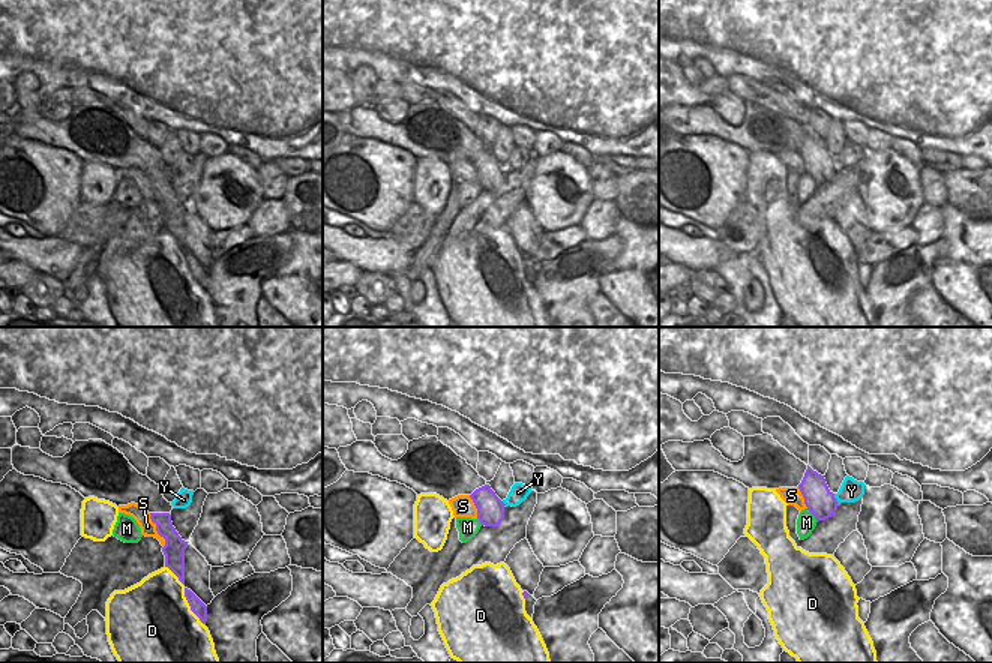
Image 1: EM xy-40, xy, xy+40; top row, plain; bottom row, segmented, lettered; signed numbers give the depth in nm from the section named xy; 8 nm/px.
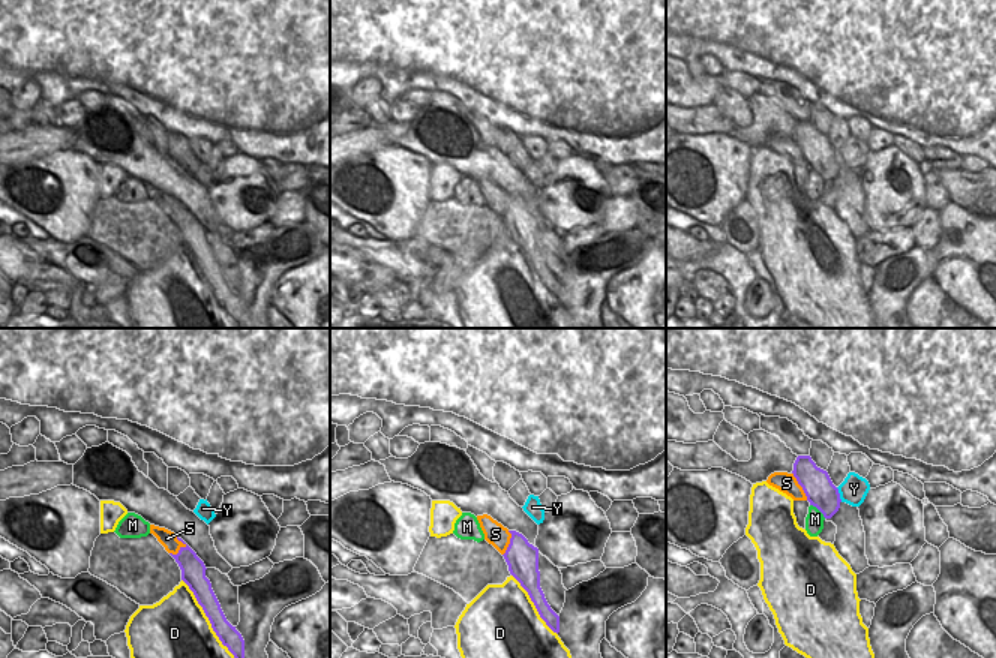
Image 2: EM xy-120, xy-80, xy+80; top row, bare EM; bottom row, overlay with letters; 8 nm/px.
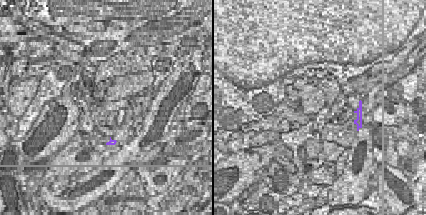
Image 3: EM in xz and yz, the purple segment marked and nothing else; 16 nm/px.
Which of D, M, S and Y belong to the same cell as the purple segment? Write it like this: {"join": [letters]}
{"join": []}

